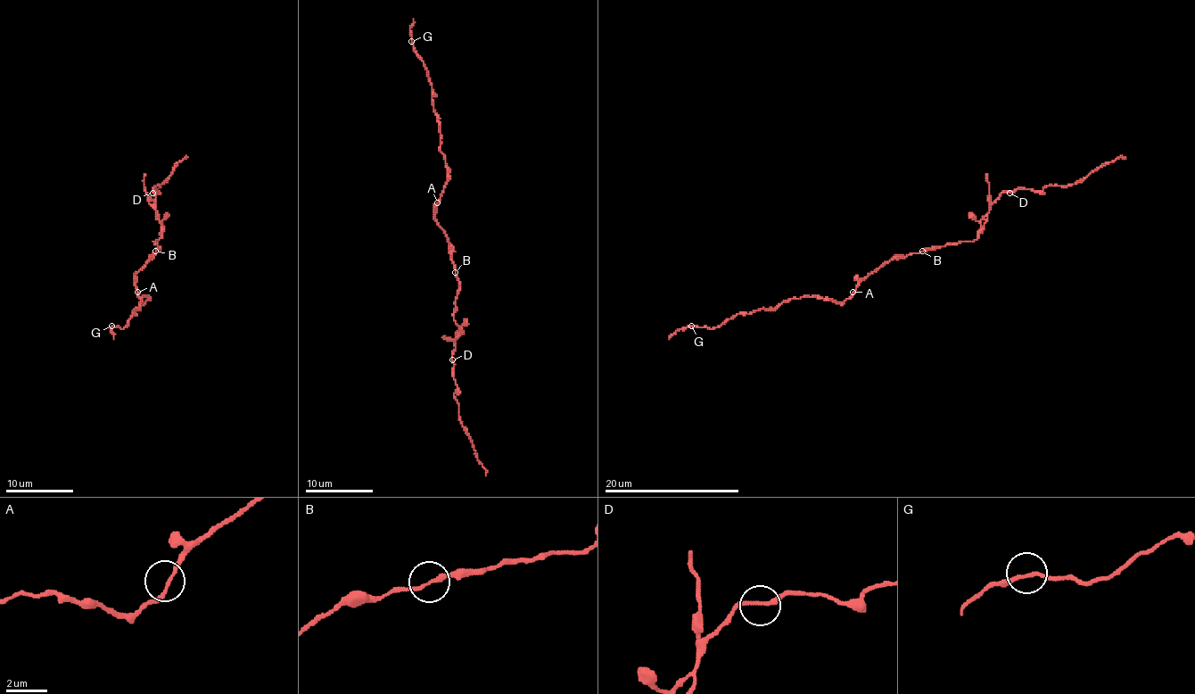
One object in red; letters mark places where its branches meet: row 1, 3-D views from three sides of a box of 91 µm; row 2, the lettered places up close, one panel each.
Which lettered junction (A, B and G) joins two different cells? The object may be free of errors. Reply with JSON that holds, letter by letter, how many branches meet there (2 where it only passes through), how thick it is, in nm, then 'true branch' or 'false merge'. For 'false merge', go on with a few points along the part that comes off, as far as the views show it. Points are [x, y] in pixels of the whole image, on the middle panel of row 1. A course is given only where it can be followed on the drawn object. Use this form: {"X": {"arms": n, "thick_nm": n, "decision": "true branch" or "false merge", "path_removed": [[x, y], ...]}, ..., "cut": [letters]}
{"A": {"arms": 2, "thick_nm": 170, "decision": "true branch"}, "B": {"arms": 2, "thick_nm": 190, "decision": "false merge", "path_removed": [[456, 271], [458, 282], [454, 312], [460, 334], [452, 352], [454, 396], [458, 420], [486, 475]]}, "G": {"arms": 2, "thick_nm": 180, "decision": "true branch"}, "cut": ["B"]}

